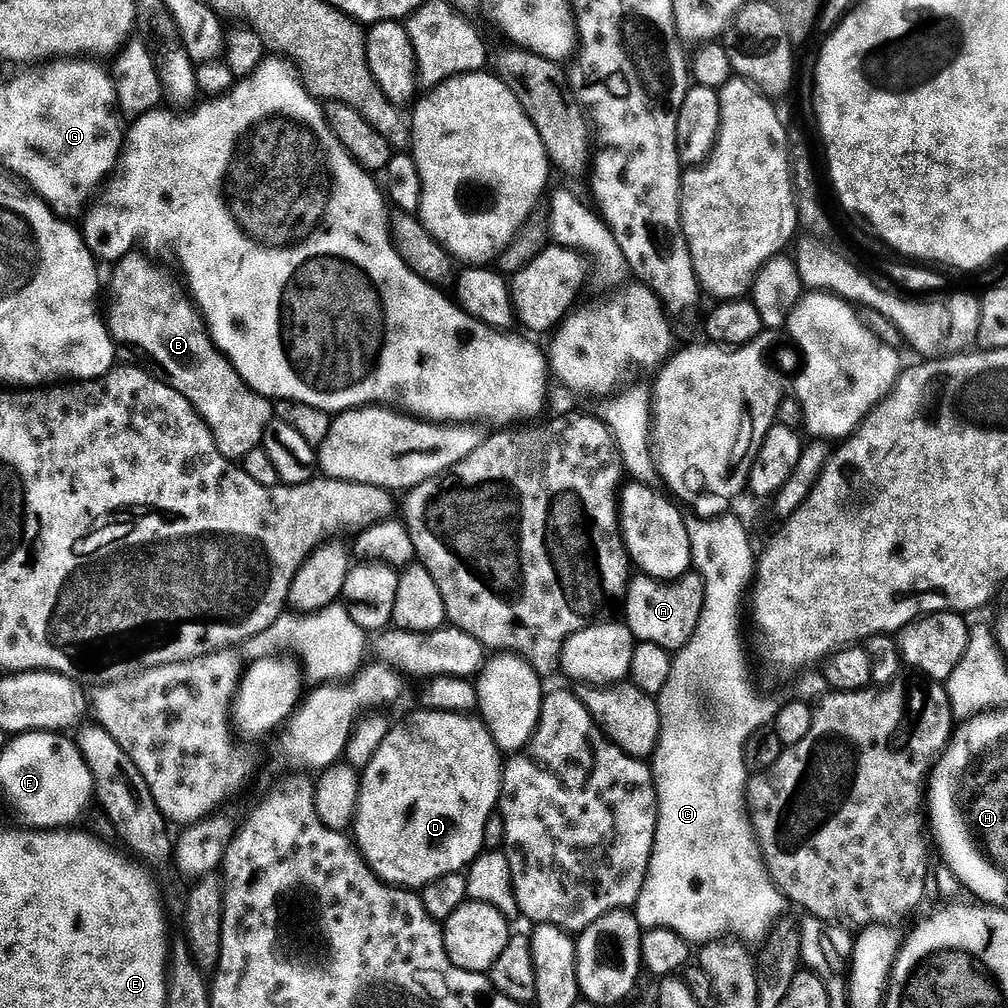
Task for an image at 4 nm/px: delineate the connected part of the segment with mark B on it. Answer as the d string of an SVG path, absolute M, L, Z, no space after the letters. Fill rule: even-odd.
M127 256L115 265L117 268L112 276L112 305L106 308L106 323L112 339L119 344L123 355L125 352L126 355L133 356L136 359L133 361L138 362L144 371L156 376L163 384L169 384L192 403L226 459L243 462L255 448L262 445L263 432L274 419L273 401L267 396L260 396L241 378L236 367L216 347L216 343L208 335L204 317L191 303L186 304L142 257Z

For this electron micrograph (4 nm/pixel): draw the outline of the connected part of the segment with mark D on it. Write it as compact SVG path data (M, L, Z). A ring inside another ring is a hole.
M419 710L413 716L405 718L401 724L396 724L384 736L384 741L376 748L376 753L368 760L364 772L360 776L360 793L358 794L358 806L356 807L356 819L354 821L354 843L359 848L364 861L372 868L372 873L377 879L391 885L393 888L405 888L407 890L423 890L429 884L444 876L463 873L469 864L473 864L476 857L485 851L484 835L486 834L486 822L492 812L497 811L500 802L500 781L502 779L502 753L494 738L488 733L488 727L483 720L475 715L458 716L449 712L430 712Z

